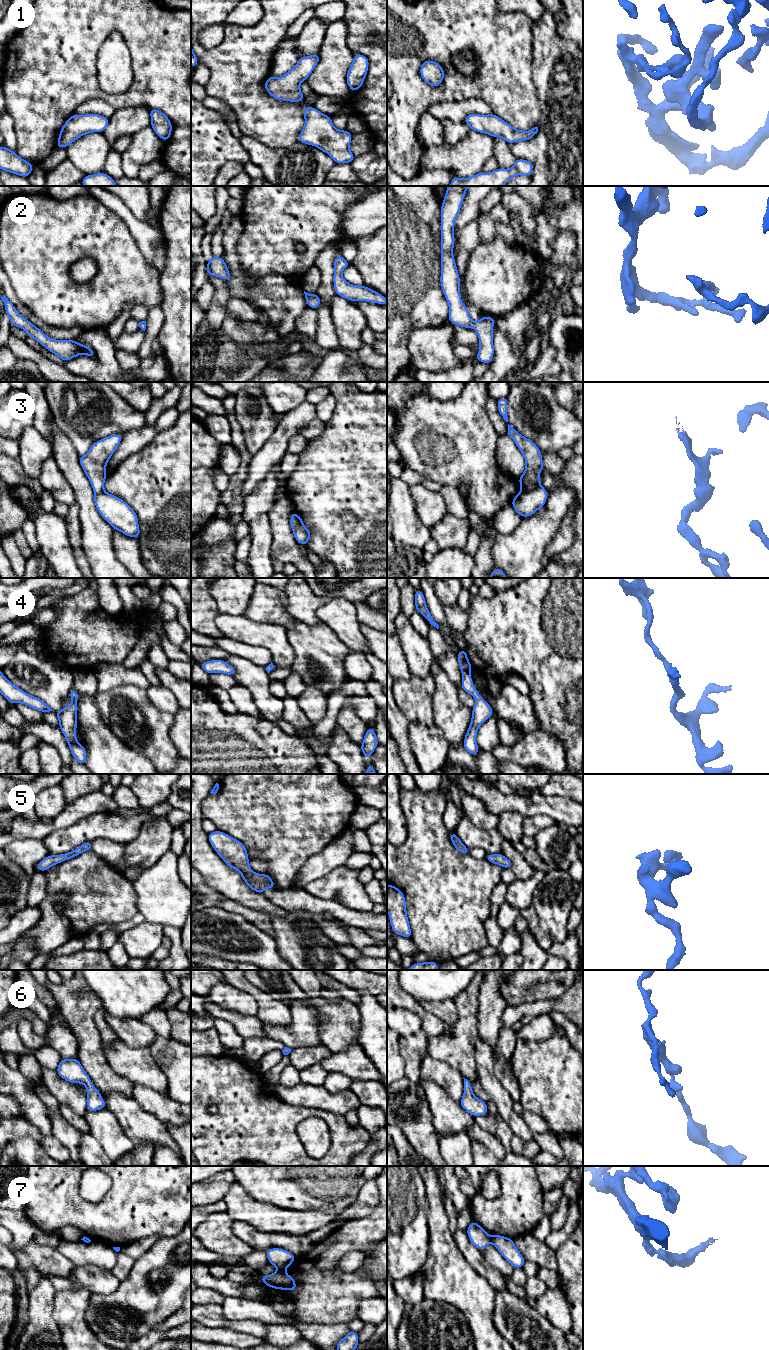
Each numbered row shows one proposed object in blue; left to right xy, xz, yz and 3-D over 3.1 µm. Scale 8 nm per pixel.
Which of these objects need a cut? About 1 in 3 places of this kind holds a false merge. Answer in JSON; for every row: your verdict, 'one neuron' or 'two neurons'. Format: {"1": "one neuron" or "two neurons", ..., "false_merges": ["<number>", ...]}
{"1": "one neuron", "2": "one neuron", "3": "two neurons", "4": "one neuron", "5": "one neuron", "6": "one neuron", "7": "two neurons", "false_merges": ["3", "7"]}

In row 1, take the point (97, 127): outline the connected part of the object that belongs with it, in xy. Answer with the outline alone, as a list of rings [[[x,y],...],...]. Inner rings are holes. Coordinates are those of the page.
[[[74,113],[62,126],[57,148],[66,148],[79,137],[92,133],[103,132],[109,124],[109,118],[99,114],[78,115]]]

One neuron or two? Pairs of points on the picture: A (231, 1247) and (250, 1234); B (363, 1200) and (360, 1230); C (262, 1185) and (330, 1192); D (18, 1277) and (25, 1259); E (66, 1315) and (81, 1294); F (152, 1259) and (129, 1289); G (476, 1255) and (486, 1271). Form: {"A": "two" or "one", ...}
{"A": "two", "B": "two", "C": "one", "D": "two", "E": "one", "F": "one", "G": "one"}

